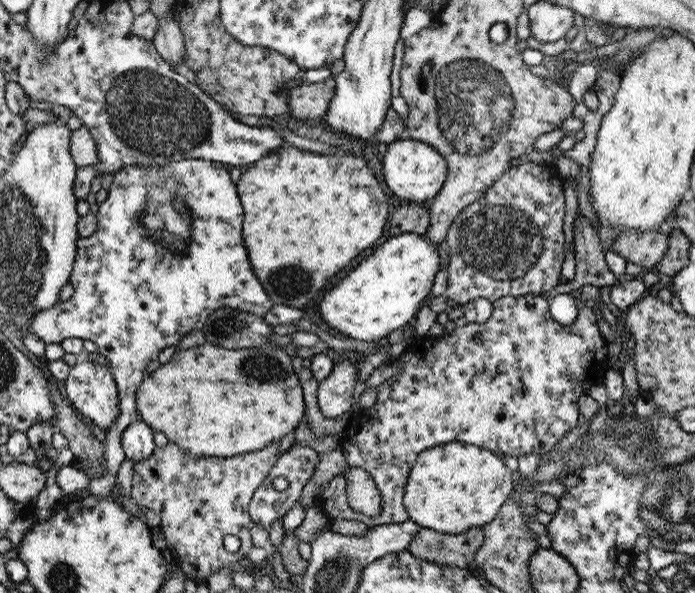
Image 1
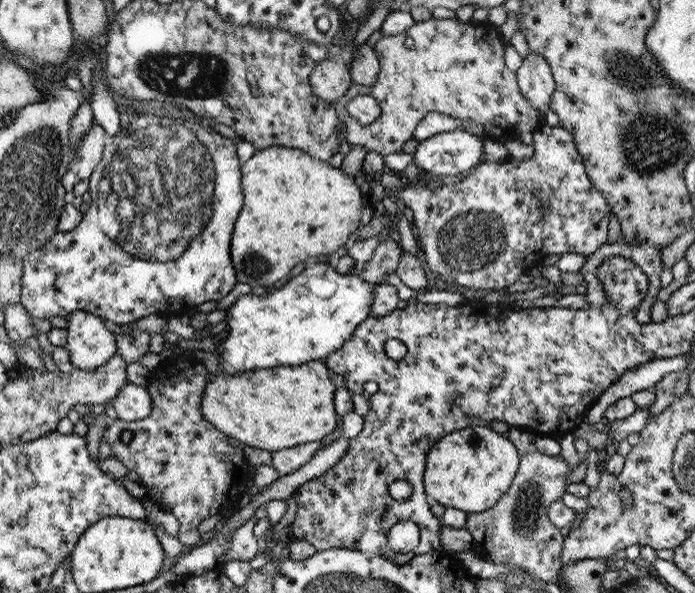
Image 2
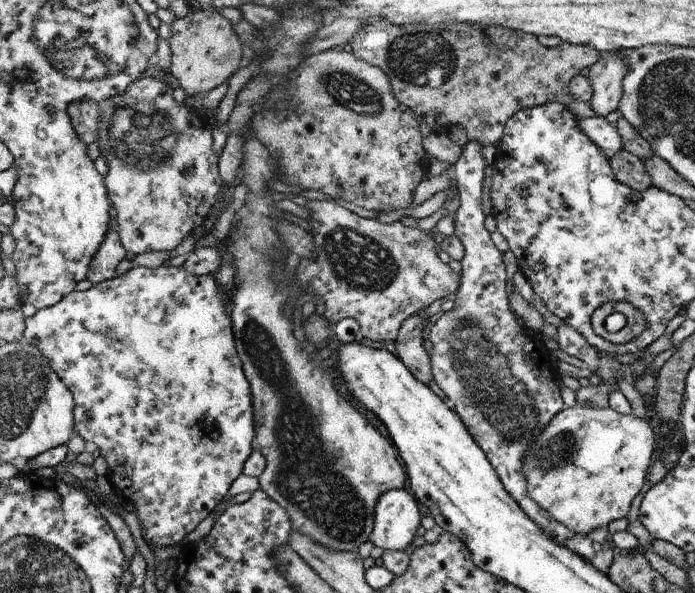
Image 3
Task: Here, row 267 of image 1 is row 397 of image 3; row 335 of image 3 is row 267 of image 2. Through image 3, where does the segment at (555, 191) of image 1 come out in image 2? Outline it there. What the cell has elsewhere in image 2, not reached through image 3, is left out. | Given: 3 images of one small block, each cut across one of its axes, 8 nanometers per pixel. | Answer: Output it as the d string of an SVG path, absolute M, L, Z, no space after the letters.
M543 122L538 131L533 133L533 136L535 140L535 153L528 159L508 159L504 163L495 163L486 160L486 162L480 163L468 177L464 178L461 182L456 182L456 184L444 184L441 188L437 188L437 190L408 186L406 189L398 191L399 198L396 198L397 202L401 206L408 206L414 211L413 224L415 234L421 241L422 251L426 255L426 262L429 264L431 271L438 276L438 279L442 280L442 283L450 284L456 282L463 290L469 288L475 292L498 291L504 288L504 286L514 284L521 274L526 273L532 266L540 264L547 254L558 253L562 255L565 252L575 252L576 254L588 256L606 244L611 208L608 201L604 199L604 196L590 181L586 167L584 167L584 161L582 161L583 157L576 150L576 143L572 134L564 130L564 128L560 128L559 126L552 128L552 126L548 126Z

